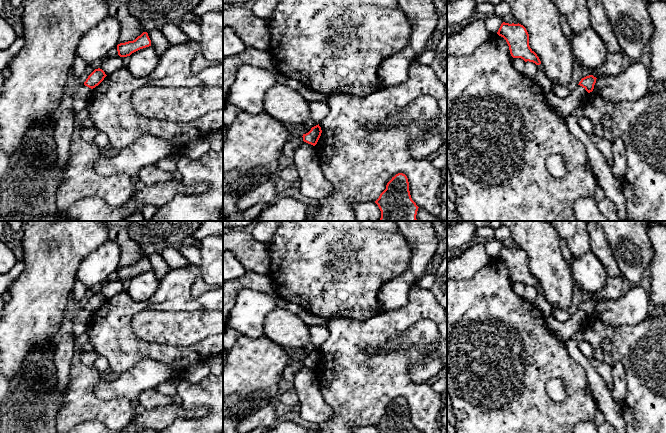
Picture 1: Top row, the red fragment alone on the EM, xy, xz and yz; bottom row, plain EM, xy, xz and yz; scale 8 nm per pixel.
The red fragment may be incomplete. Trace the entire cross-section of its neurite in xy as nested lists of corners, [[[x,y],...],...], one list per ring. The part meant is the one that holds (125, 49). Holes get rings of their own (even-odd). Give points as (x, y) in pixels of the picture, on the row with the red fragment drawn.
[[[143,32],[133,41],[118,44],[117,51],[120,57],[127,57],[132,53],[149,46],[151,46],[151,40],[148,36],[148,33]]]

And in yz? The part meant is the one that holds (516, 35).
[[[503,22],[497,34],[506,40],[513,58],[541,64],[537,54],[529,46],[529,34],[523,25]]]

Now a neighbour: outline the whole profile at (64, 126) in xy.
[[[71,108],[64,111],[61,116],[55,120],[53,126],[53,137],[55,140],[58,154],[57,163],[55,165],[55,178],[57,189],[65,181],[65,175],[70,159],[74,130],[75,112]]]

